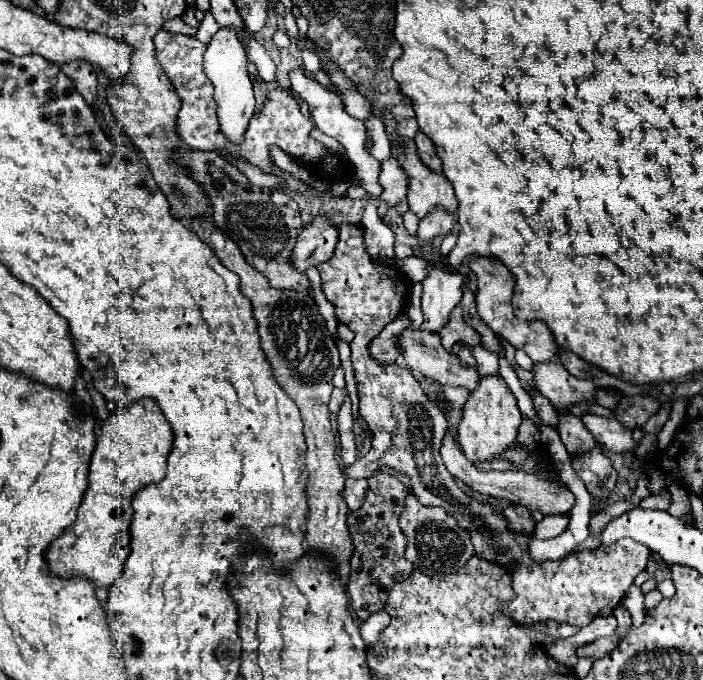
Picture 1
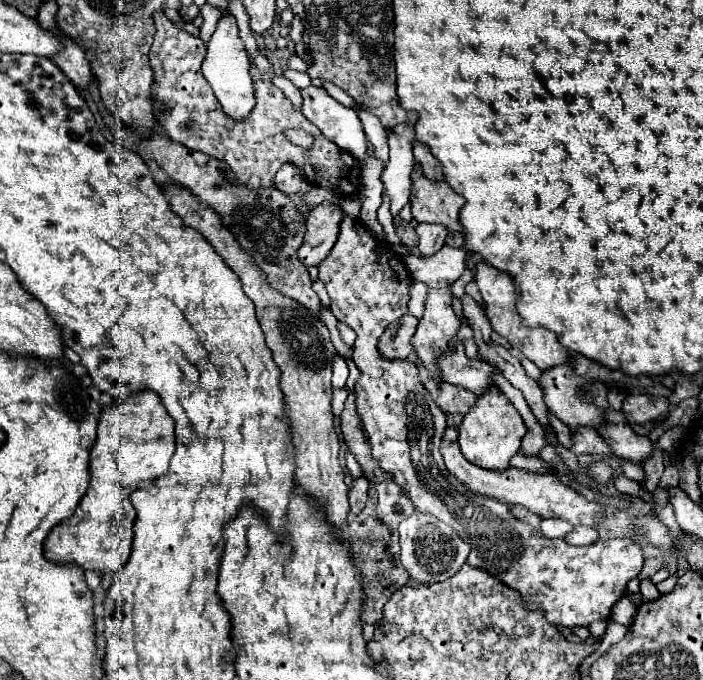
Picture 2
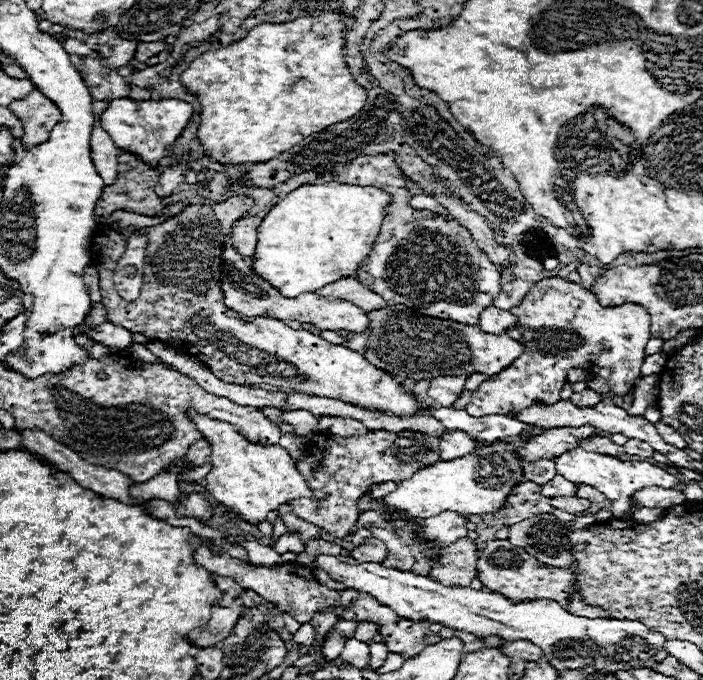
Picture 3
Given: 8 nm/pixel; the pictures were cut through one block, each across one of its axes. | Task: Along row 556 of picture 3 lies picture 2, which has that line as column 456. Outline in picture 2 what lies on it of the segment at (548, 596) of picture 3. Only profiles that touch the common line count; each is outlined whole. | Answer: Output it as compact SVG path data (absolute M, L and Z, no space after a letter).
M344 218L340 226L340 236L330 254L318 264L320 274L318 278L324 280L328 296L330 296L330 310L332 314L348 324L356 332L354 342L354 362L362 372L360 382L356 384L358 394L358 412L366 432L372 432L372 454L382 462L382 468L394 474L394 482L404 490L408 500L414 508L426 516L434 516L440 522L452 526L452 530L470 544L468 564L486 570L490 576L498 578L506 586L518 590L530 610L540 608L546 612L546 620L558 626L590 626L594 620L608 620L612 606L622 598L622 590L626 584L636 578L644 566L642 548L626 538L616 540L602 540L594 546L572 546L566 540L552 540L546 538L538 528L530 528L528 524L520 522L508 504L498 502L488 496L480 496L470 492L462 482L458 482L444 466L442 456L438 452L442 430L446 430L446 416L436 406L430 392L424 388L418 366L406 360L384 360L378 354L378 340L390 322L396 322L400 316L408 312L410 300L410 284L412 278L402 264L402 258L392 250L390 244L378 242L362 222Z

